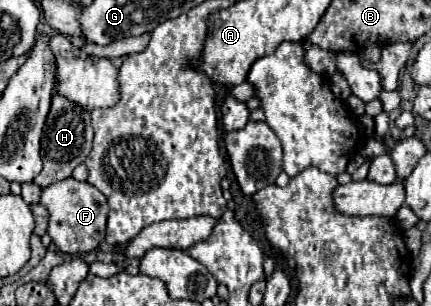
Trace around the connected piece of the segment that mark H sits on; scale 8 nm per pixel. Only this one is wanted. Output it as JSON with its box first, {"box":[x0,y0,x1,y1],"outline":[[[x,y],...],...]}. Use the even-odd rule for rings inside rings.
{"box":[34,93,92,189],"outline":[[[54,93],[52,97],[52,107],[44,125],[44,133],[42,133],[42,161],[44,161],[44,169],[42,173],[34,179],[36,185],[40,185],[42,189],[62,181],[66,177],[72,175],[72,169],[80,163],[84,163],[84,159],[88,157],[90,149],[92,149],[92,123],[90,123],[90,113],[82,107],[78,107],[76,103],[68,101],[66,97]]]}

